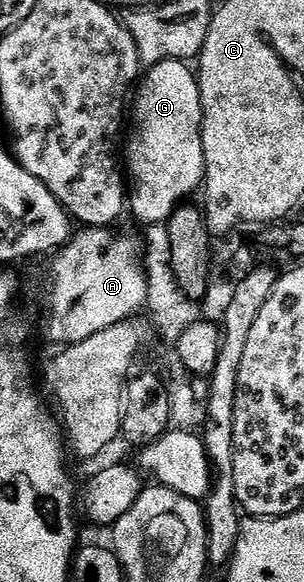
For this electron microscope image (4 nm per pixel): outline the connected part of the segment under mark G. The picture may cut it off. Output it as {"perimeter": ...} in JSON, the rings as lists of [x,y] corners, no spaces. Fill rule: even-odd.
{"perimeter":[[[173,58],[149,67],[141,75],[140,85],[132,98],[132,125],[128,130],[130,147],[126,150],[126,158],[124,154],[124,166],[128,171],[129,185],[132,187],[128,194],[128,206],[132,214],[134,210],[135,216],[150,226],[156,225],[157,222],[169,222],[170,217],[177,214],[183,203],[189,199],[186,198],[189,194],[194,194],[197,190],[199,193],[206,177],[198,75],[191,67],[189,70],[186,66],[189,65],[185,61]]]}

